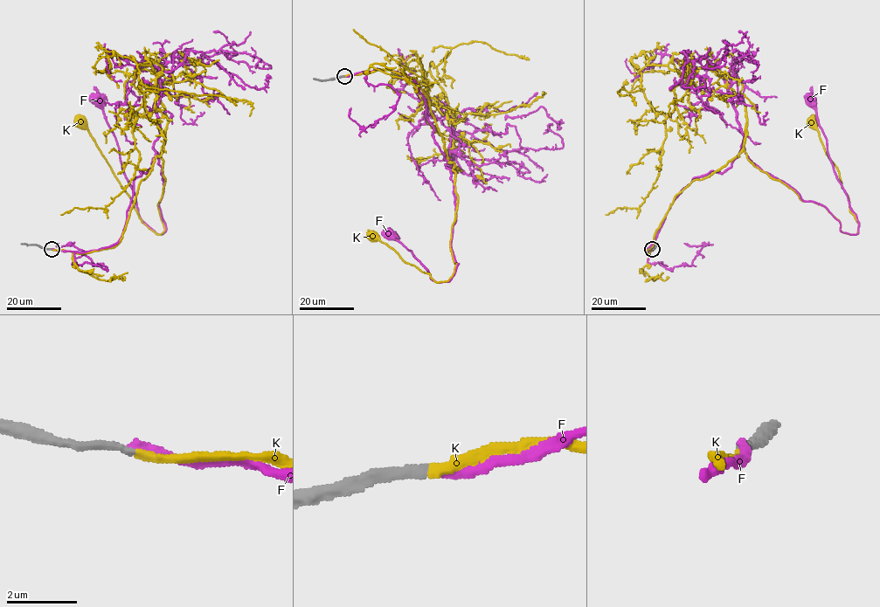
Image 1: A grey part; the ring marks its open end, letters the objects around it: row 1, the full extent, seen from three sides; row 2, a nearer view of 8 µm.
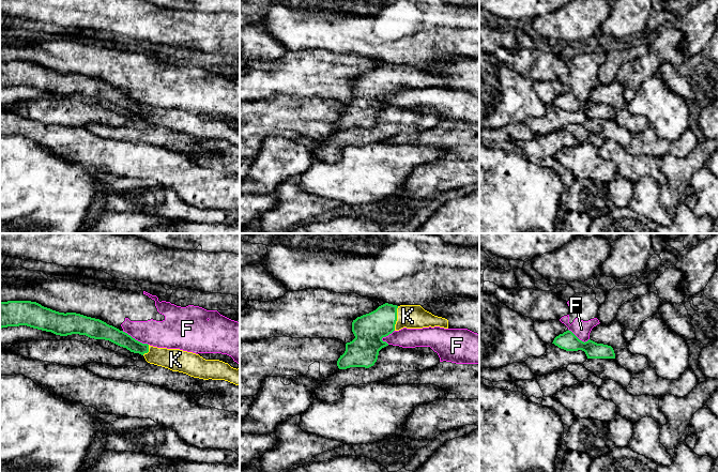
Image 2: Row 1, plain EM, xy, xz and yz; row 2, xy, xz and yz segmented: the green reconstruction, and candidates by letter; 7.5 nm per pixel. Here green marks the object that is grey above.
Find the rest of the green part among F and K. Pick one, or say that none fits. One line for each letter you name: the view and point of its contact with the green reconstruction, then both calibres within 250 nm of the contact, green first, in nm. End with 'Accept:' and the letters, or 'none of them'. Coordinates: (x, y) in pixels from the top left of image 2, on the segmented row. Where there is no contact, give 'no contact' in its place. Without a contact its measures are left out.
K: xz (396, 318) | 240/180 nm
Accept: K

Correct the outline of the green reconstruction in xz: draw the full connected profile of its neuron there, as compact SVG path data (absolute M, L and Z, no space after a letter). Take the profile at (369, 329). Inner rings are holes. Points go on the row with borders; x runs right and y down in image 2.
M385 303L376 310L357 317L352 322L355 338L346 344L346 351L337 361L339 369L369 368L378 360L379 351L388 346L382 338L394 331L440 326L448 329L448 320L432 315L420 305Z

